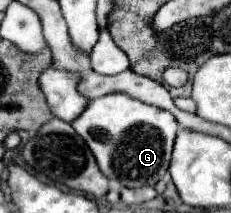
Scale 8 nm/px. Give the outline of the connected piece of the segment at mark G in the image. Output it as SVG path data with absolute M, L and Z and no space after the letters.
M108 94L90 100L88 108L72 122L72 128L86 140L108 180L118 180L120 188L144 188L156 186L166 174L180 126L166 110L134 100L128 94Z

